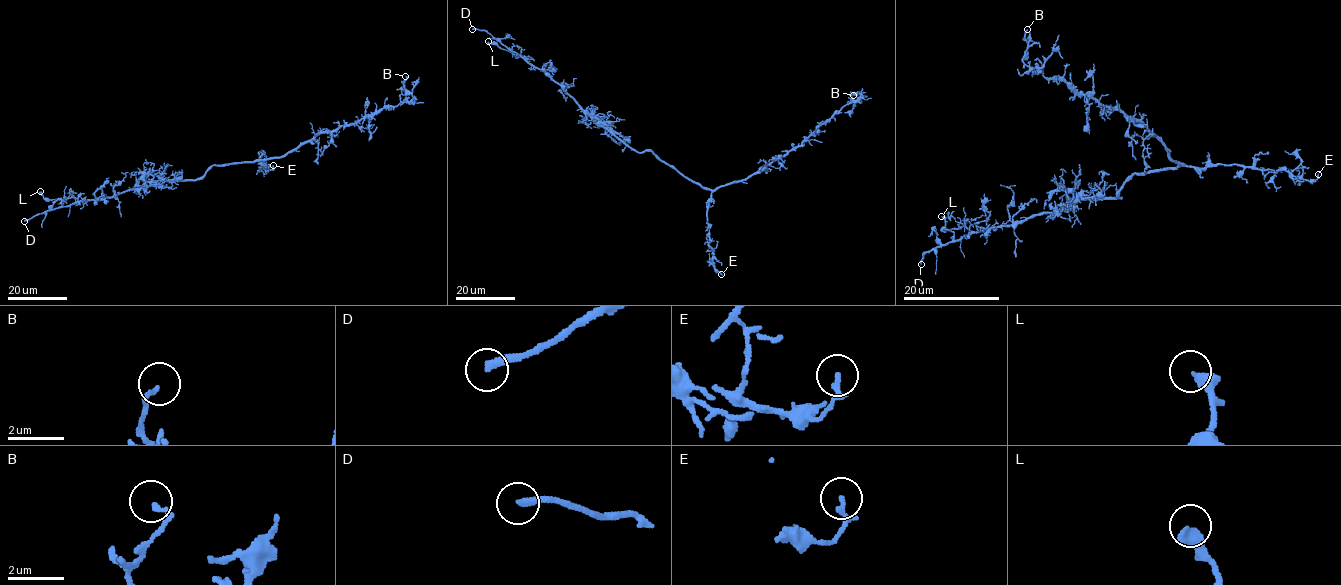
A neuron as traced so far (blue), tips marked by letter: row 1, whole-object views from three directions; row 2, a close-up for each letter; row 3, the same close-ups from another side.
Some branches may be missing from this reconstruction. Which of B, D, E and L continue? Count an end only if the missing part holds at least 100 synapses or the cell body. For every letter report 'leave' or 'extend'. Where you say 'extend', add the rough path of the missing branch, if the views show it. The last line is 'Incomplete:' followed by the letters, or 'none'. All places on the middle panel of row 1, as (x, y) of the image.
B: leave
D: extend
E: leave
L: leave
Incomplete: D

